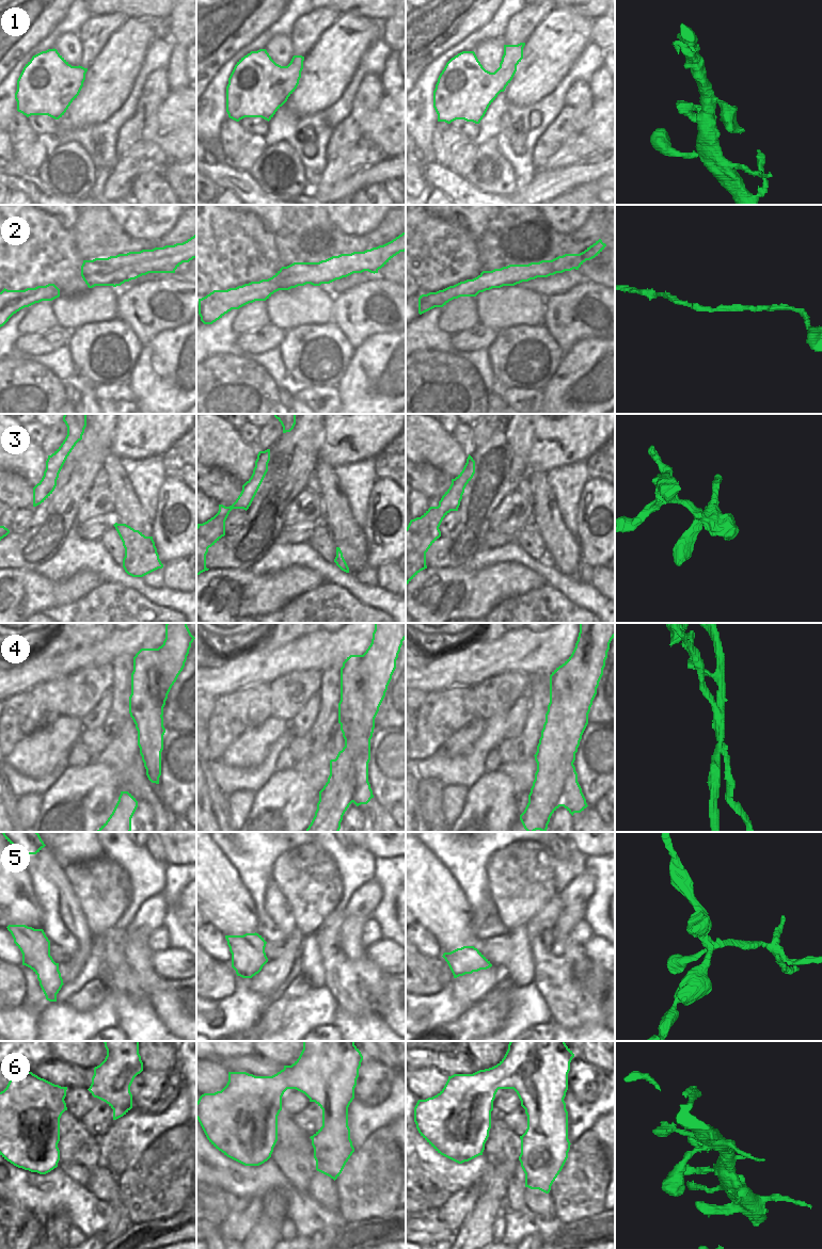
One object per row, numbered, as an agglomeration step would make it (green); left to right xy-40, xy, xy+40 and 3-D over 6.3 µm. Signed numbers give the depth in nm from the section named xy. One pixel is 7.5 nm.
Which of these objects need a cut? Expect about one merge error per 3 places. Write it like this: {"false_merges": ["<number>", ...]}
{"false_merges": ["4", "5"]}

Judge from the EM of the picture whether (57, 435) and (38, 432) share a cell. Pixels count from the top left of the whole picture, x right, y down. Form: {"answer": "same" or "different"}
{"answer": "different"}

